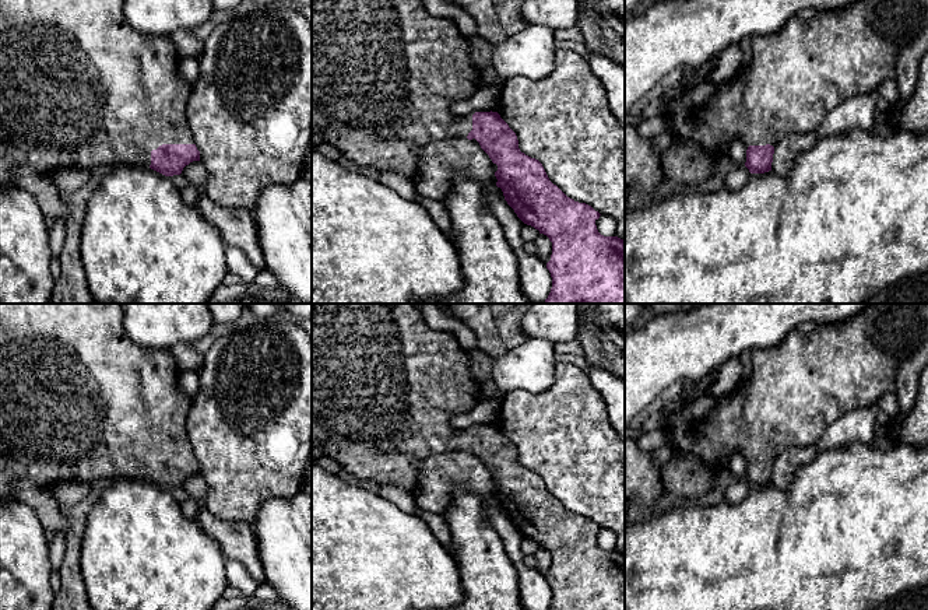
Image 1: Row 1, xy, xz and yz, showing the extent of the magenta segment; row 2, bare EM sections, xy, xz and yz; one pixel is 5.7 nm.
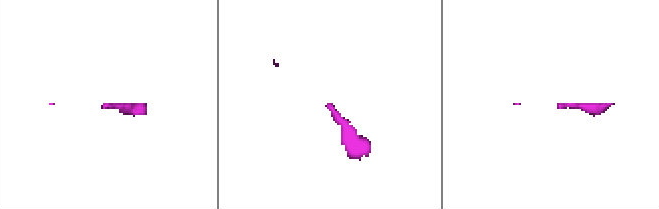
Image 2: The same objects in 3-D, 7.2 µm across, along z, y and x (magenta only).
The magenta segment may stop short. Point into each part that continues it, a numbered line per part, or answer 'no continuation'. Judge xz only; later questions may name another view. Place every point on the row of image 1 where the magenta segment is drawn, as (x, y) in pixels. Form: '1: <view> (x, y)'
1: xz (385, 73)

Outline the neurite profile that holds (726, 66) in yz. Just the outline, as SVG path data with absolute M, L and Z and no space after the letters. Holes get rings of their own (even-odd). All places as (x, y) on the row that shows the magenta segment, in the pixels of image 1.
M738 43L721 52L709 73L709 78L717 84L731 80L739 70L744 56Z

